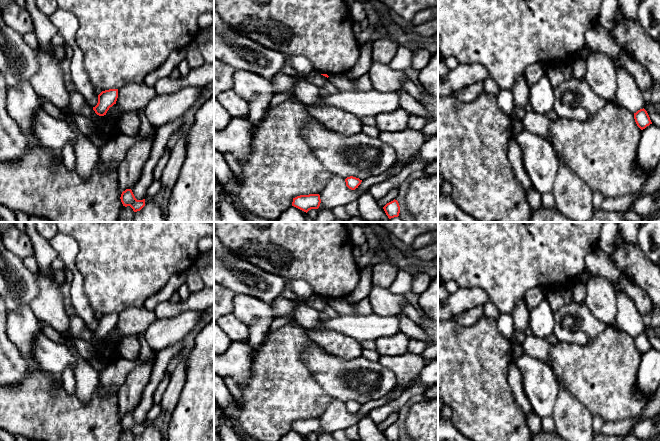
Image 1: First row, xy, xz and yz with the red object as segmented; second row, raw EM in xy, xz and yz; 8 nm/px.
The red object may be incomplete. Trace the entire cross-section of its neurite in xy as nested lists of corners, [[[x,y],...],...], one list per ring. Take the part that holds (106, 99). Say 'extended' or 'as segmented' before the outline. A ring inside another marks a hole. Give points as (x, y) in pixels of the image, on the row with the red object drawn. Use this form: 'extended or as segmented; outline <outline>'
as segmented; outline [[[109,89],[102,91],[98,95],[98,103],[93,110],[99,116],[106,115],[110,107],[116,104],[118,98],[118,89]]]

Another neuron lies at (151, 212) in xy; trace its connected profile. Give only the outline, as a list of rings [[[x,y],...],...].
[[[145,198],[145,206],[134,213],[133,222],[167,222],[154,198]]]

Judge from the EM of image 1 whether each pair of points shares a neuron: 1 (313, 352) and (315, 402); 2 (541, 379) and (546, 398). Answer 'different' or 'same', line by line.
1: different
2: same

